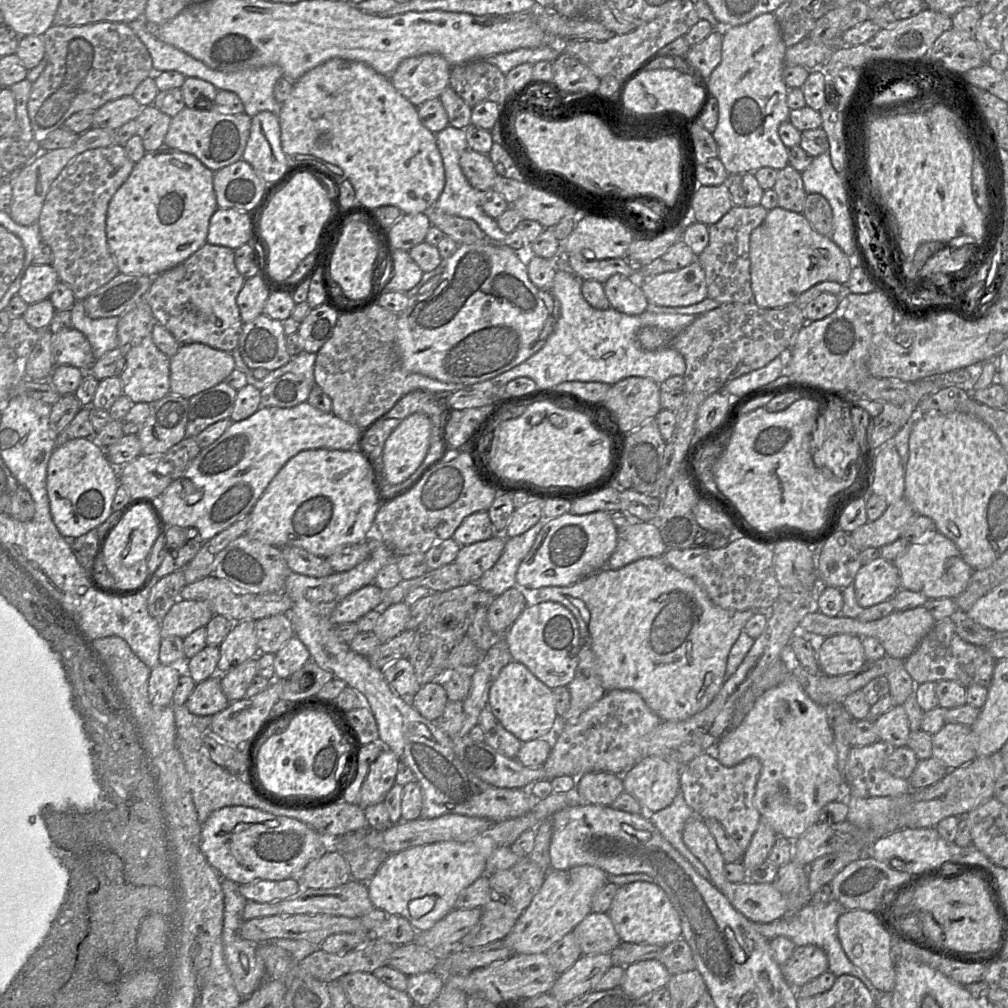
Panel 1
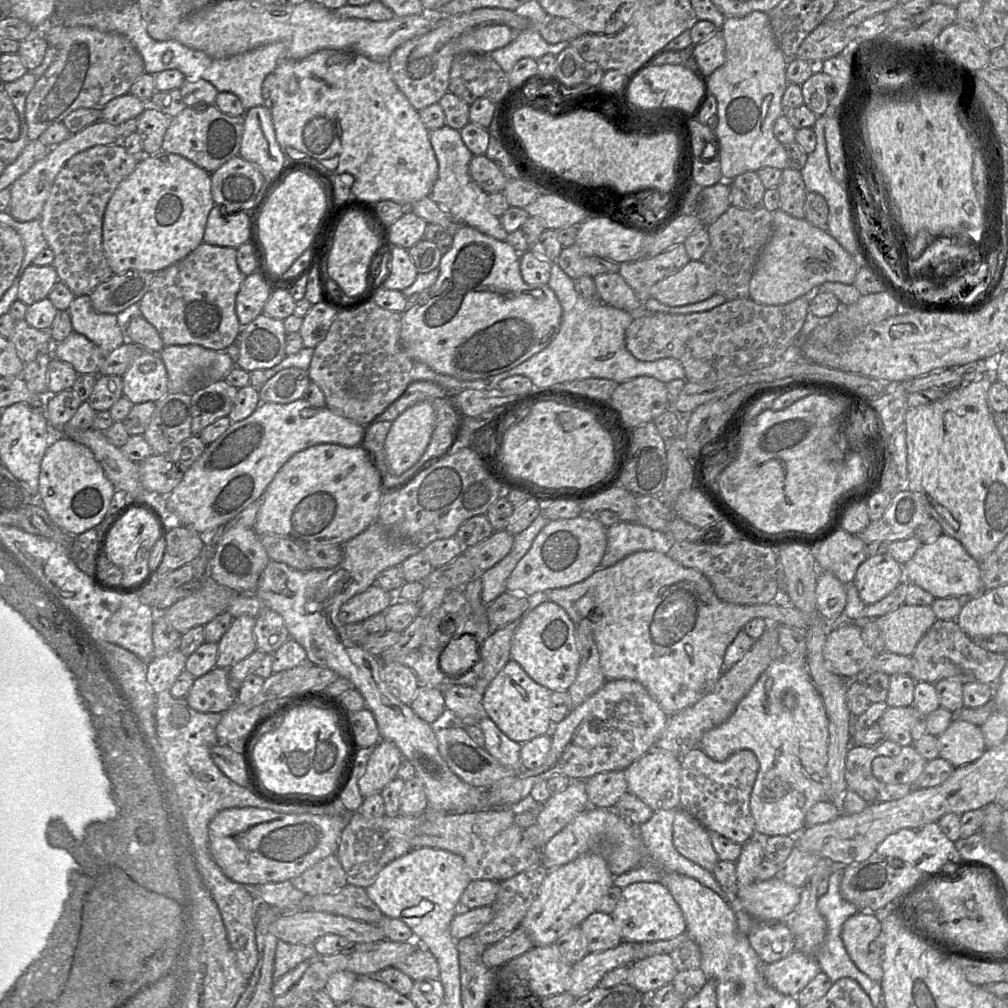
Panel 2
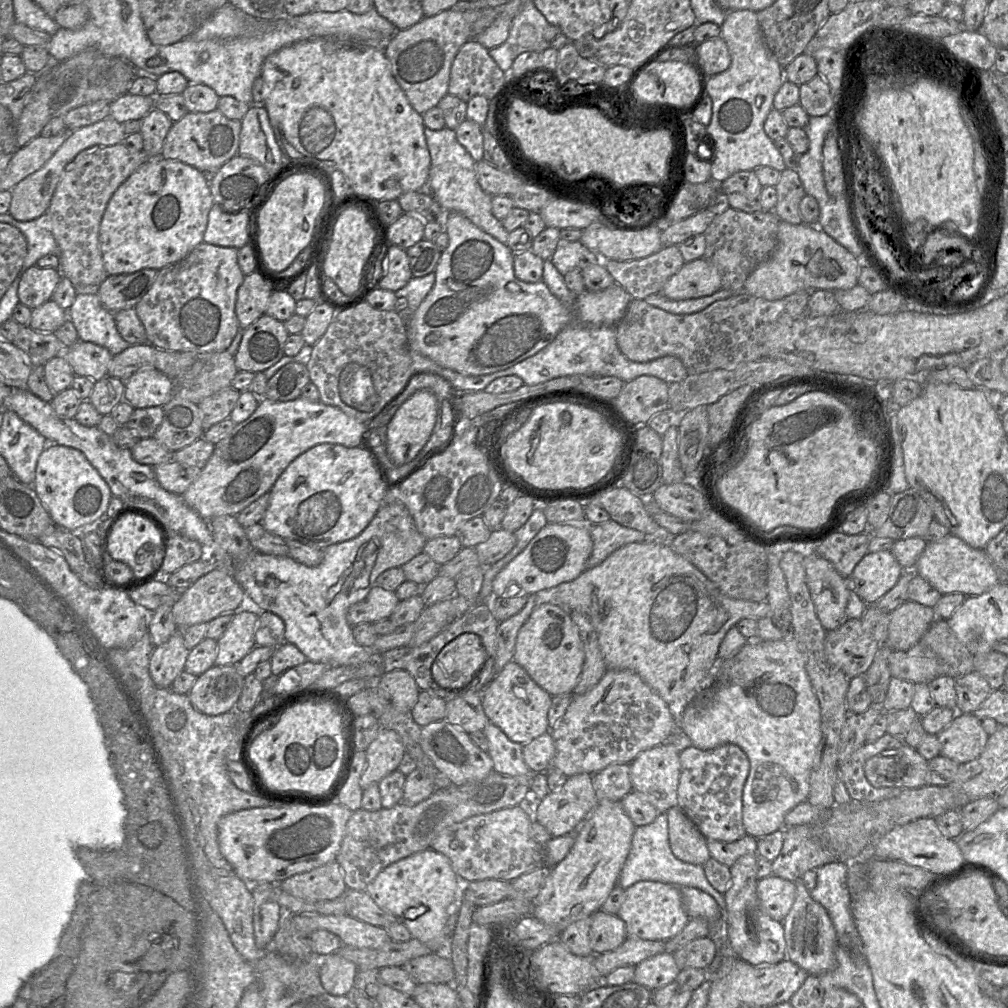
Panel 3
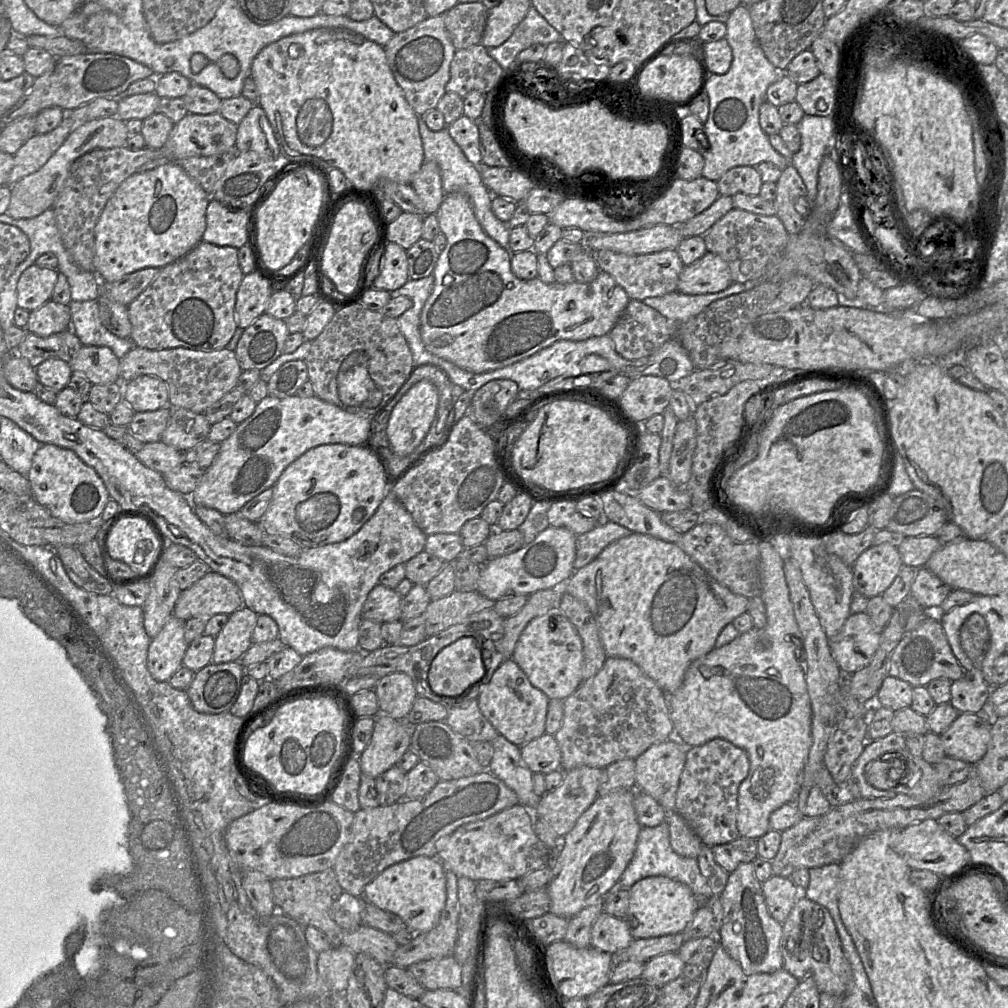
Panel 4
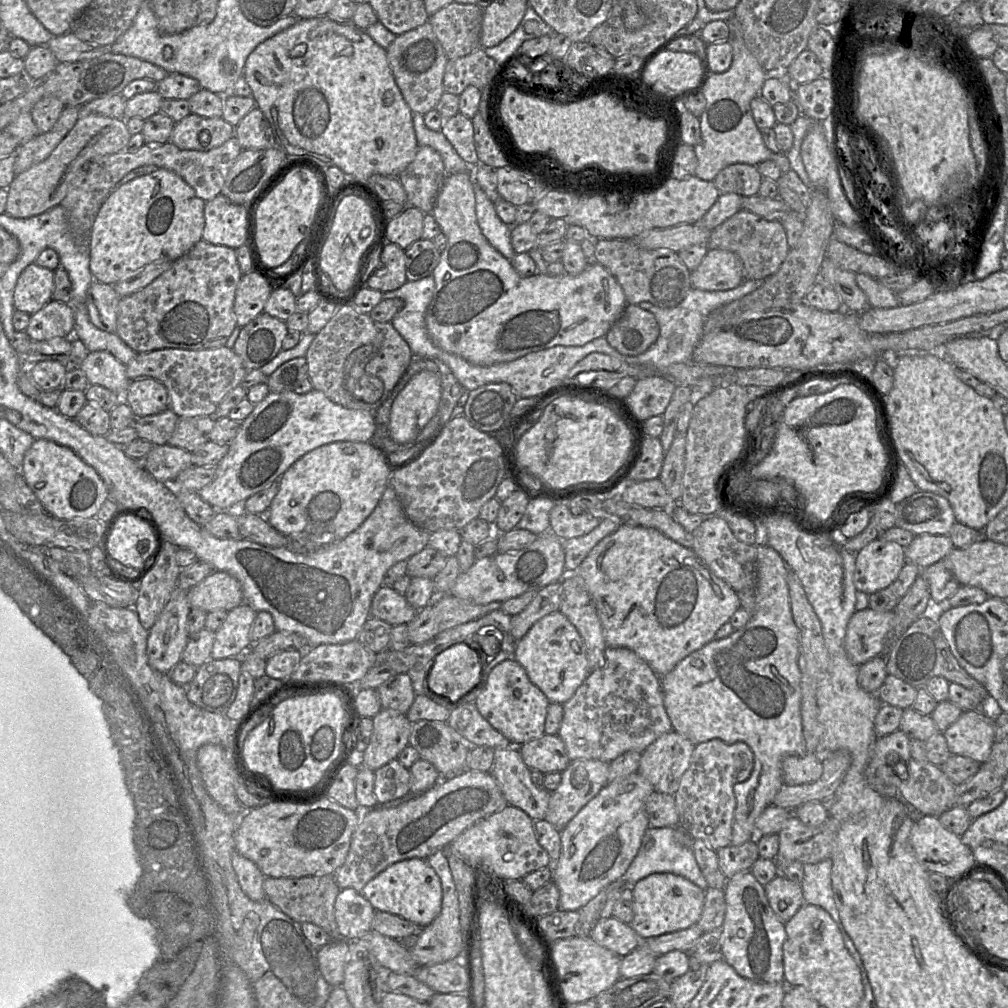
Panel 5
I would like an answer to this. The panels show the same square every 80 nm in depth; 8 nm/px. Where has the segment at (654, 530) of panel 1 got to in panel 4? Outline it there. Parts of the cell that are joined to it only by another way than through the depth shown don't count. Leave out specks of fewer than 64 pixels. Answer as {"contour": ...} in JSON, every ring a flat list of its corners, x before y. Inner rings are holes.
{"contour":[[608,521,589,532,577,535,574,570,579,570,592,562,610,543,632,533,624,526]]}

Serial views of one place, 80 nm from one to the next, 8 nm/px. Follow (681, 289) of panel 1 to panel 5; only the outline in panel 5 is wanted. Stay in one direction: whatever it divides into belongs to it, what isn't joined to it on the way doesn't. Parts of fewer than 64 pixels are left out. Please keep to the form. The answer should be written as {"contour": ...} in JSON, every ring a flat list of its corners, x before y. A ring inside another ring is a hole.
{"contour":[[708,249,699,266,690,273,691,287,703,291,731,290,743,281,741,259,723,249]]}

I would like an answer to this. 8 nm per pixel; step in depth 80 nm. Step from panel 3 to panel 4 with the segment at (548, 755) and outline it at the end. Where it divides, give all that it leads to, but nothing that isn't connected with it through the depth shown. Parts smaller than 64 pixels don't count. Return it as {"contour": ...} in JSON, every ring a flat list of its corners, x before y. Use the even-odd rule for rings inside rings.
{"contour":[[548,733,521,746,520,753,533,773,548,774,561,769,561,750,555,737]]}

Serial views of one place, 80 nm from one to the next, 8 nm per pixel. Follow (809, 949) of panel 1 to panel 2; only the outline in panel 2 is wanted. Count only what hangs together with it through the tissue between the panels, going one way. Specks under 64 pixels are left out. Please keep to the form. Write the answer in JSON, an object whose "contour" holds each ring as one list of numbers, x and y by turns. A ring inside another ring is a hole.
{"contour":[[793,950,785,958,763,966,769,986,783,995,796,996,819,972,815,956]]}

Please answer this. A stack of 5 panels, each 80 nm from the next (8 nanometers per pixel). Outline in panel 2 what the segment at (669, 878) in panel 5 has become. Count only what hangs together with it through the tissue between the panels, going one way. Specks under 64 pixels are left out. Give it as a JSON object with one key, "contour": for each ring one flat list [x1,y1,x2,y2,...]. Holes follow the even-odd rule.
{"contour":[[636,882,622,889,612,912,623,941,657,942,673,939,686,932,684,915,668,889,659,882]]}

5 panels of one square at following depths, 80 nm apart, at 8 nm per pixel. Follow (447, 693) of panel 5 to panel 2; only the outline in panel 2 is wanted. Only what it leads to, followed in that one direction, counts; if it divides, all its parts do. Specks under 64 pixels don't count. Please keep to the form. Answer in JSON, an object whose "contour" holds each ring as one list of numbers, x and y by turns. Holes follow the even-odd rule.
{"contour":[[464,634,458,639,451,639,440,653,438,663,440,670,449,677,459,677,468,672,480,659,479,645,474,636]]}

